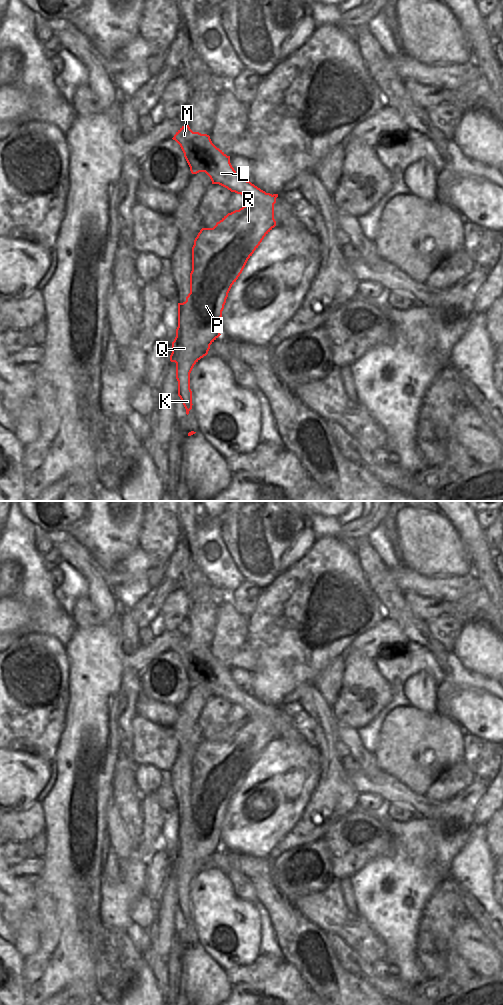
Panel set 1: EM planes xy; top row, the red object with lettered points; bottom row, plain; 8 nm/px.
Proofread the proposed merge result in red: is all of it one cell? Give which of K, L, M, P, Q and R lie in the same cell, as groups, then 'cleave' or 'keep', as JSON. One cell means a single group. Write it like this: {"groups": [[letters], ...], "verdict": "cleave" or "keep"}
{"groups": [["K", "P", "Q", "R"], ["L", "M"]], "verdict": "cleave"}

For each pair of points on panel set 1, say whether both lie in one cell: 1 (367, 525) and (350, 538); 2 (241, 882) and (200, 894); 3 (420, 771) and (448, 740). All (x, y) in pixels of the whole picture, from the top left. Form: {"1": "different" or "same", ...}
{"1": "same", "2": "different", "3": "same"}

